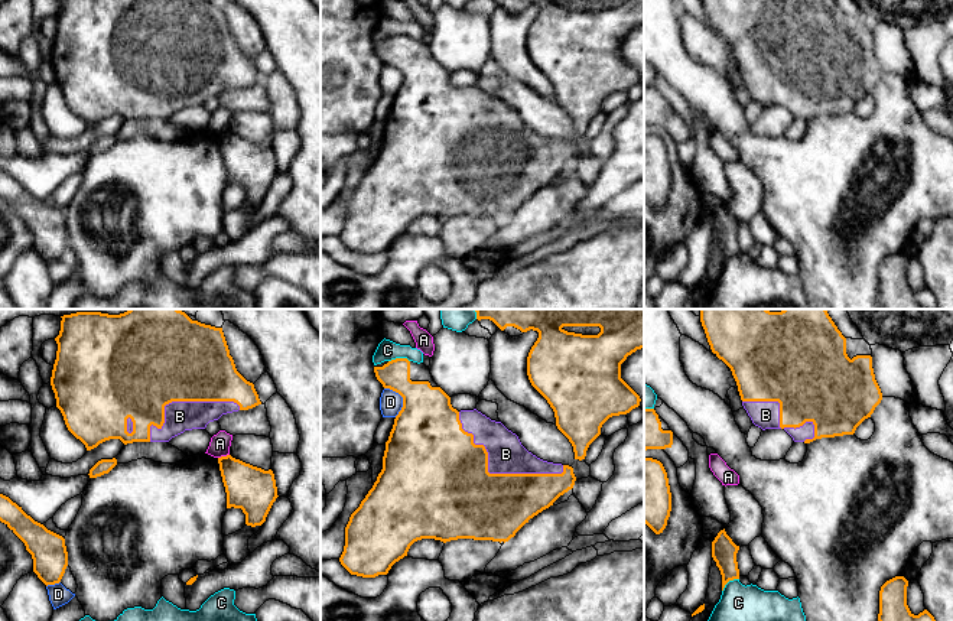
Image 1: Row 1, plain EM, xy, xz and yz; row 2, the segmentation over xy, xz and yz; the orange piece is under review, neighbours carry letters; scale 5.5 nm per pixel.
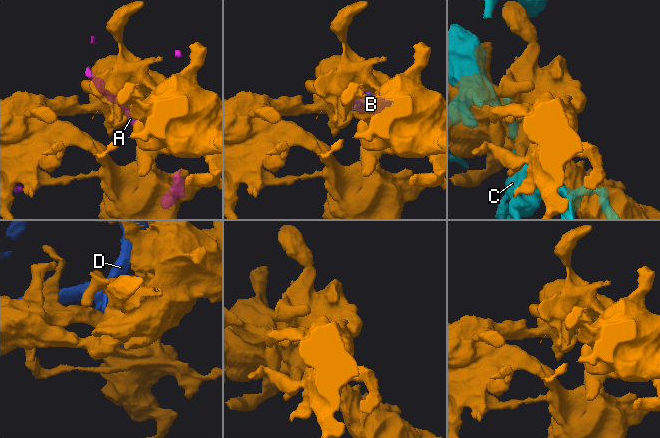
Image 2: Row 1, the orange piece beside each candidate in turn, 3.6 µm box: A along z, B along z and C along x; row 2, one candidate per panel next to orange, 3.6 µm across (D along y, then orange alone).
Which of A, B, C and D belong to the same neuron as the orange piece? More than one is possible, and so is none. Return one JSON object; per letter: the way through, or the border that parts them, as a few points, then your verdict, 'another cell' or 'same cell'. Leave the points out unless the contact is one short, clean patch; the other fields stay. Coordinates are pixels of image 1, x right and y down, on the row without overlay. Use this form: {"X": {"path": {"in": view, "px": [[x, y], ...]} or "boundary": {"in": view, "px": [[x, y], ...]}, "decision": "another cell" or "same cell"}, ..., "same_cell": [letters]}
{"A": {"decision": "another cell"}, "B": {"decision": "same cell"}, "C": {"decision": "another cell"}, "D": {"decision": "another cell"}, "same_cell": ["B"]}

